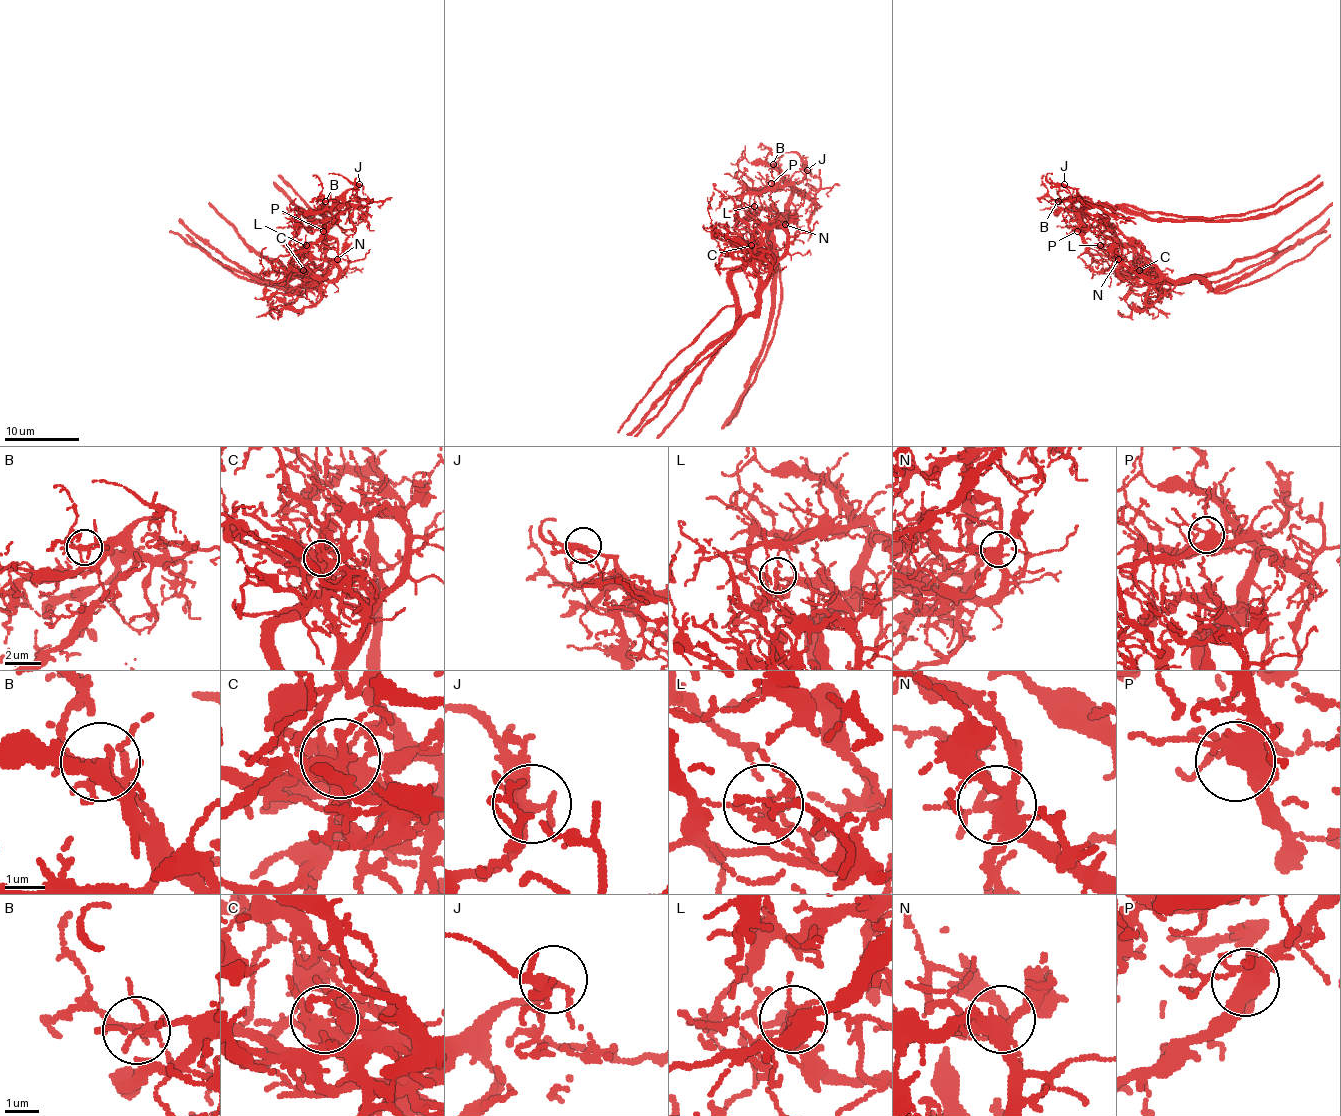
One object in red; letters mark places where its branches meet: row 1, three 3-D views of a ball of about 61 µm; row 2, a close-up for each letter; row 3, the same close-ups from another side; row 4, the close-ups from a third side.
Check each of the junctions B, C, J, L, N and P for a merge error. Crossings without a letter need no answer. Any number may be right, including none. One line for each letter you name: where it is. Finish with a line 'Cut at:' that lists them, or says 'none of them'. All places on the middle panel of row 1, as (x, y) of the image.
C: place (751, 245)
L: place (754, 206)
Cut at: C, L

